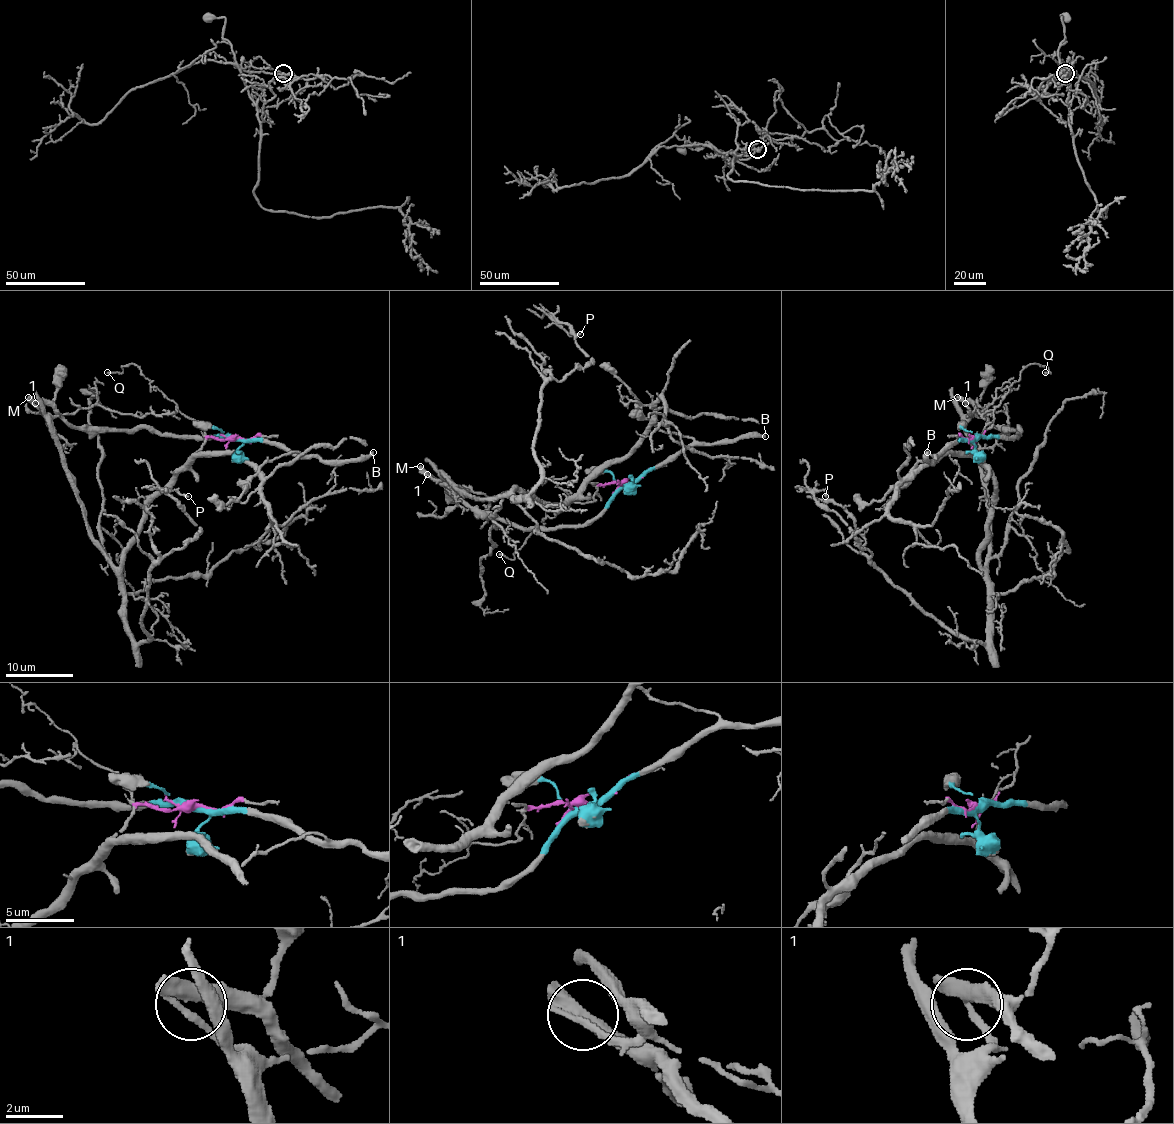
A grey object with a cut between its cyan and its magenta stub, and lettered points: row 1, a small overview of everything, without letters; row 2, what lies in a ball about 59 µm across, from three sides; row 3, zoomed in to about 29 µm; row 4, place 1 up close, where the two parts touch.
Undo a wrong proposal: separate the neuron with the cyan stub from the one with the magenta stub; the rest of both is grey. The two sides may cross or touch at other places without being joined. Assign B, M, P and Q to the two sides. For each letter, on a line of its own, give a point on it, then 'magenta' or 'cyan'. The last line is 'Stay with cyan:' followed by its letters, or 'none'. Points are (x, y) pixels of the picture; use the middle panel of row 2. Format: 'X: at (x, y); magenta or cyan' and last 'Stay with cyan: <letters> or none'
B: at (765, 436); cyan
M: at (420, 466); cyan
P: at (580, 334); magenta
Q: at (499, 554); magenta
Stay with cyan: B, M

